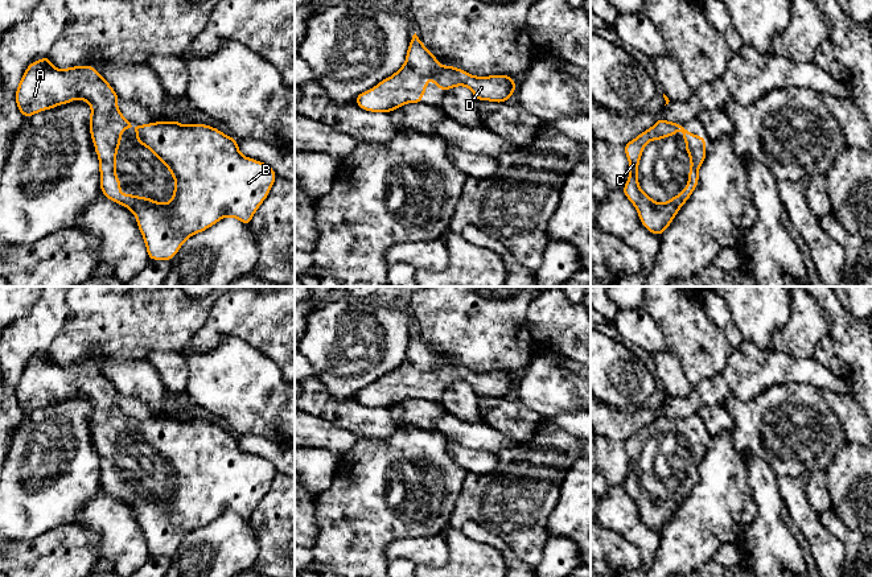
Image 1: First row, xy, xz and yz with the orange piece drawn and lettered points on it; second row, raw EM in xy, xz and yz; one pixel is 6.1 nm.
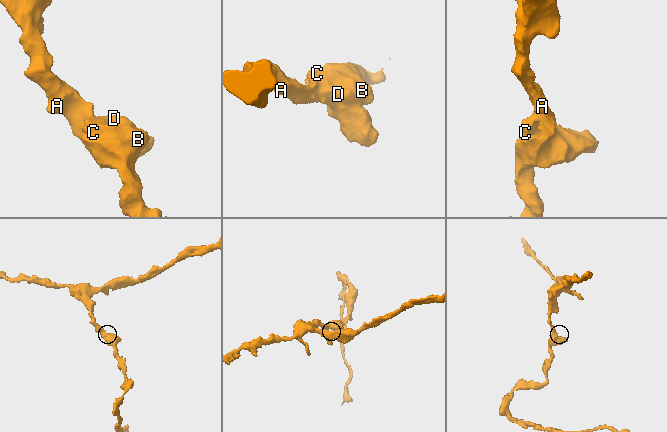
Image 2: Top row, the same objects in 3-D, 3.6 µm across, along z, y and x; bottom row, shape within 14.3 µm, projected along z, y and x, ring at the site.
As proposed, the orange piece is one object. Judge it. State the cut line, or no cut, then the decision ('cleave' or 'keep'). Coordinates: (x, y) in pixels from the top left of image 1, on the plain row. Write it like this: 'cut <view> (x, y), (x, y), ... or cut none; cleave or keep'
cut none; keep

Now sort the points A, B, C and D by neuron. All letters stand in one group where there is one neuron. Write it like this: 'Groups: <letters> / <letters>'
Groups: A B C D

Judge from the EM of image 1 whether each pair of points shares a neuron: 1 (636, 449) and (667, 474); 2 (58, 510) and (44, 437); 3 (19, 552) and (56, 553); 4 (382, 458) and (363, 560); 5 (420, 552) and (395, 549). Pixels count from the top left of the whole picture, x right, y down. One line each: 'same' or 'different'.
1: same
2: same
3: same
4: same
5: same

